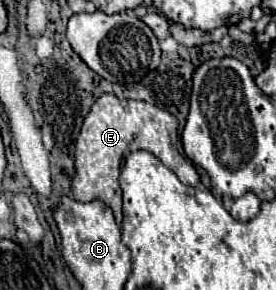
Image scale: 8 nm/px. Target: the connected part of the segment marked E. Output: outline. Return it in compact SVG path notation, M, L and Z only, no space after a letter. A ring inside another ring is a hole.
M101 95L89 115L83 121L81 133L75 143L75 177L71 183L73 197L81 203L87 201L103 201L113 209L117 225L121 225L121 187L119 187L119 171L121 161L137 149L151 151L157 159L161 159L177 177L181 183L197 185L199 175L193 167L193 163L185 157L179 143L179 121L169 111L163 111L151 103L145 101L121 101L115 95Z

